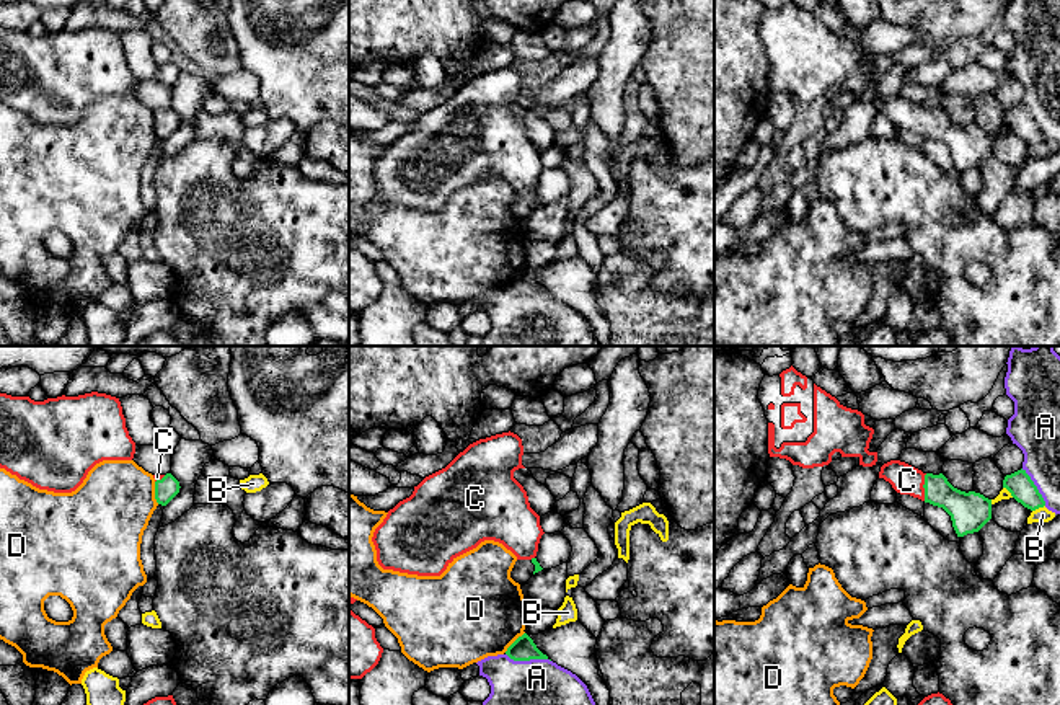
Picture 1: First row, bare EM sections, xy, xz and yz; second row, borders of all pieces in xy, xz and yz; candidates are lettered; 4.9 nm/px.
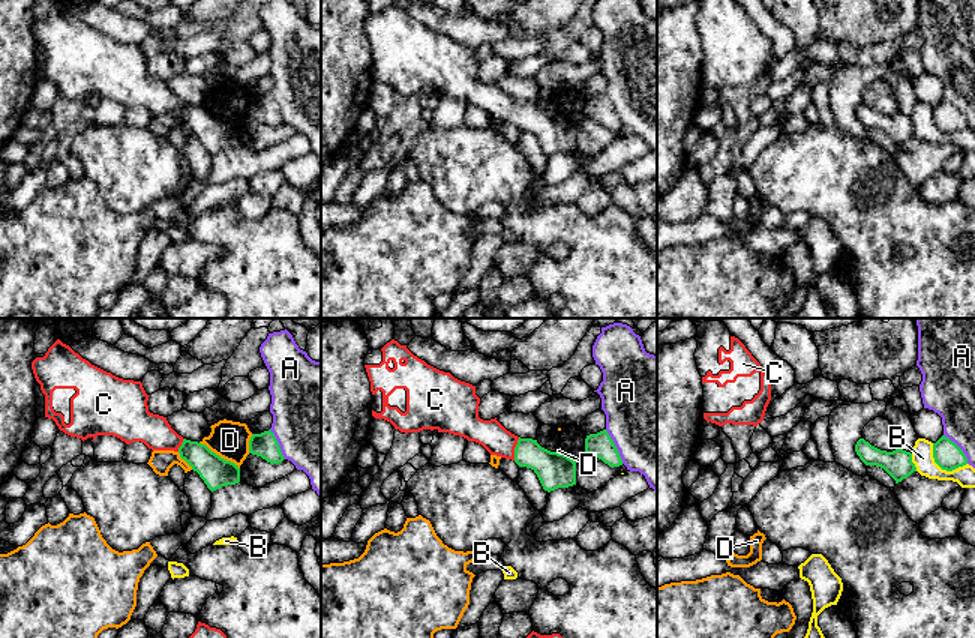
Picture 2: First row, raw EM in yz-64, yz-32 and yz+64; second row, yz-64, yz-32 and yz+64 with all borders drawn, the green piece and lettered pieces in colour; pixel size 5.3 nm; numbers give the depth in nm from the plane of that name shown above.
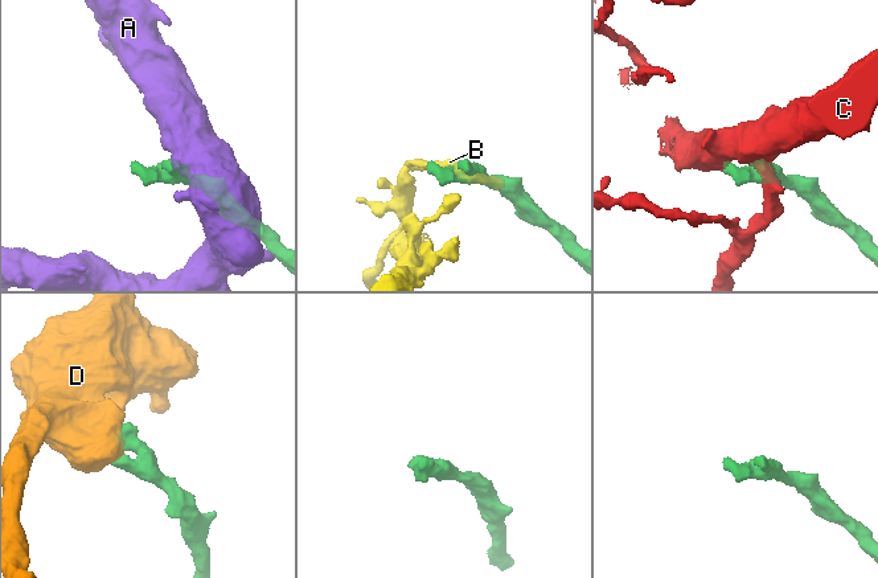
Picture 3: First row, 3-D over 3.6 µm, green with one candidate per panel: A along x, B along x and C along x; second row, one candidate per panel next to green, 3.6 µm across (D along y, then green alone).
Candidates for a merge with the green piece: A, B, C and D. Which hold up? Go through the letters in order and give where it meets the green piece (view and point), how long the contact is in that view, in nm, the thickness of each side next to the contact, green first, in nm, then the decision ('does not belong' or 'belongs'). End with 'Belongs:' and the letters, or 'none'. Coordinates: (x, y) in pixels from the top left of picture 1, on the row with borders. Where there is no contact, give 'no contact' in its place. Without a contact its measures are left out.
A: contact xz (529, 660); length 220 nm; calibres 120 and 220 nm; does not belong
B: contact yz (1037, 508); length 70 nm; calibres 120 and 80 nm; does not belong
C: contact yz (923, 487); length 140 nm; calibres 180 and 140 nm; belongs
D: contact xy (155, 493); length 110 nm; calibres 110 and 380 nm; does not belong
Belongs: C

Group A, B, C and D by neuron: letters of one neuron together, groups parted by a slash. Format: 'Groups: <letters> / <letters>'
Groups: A / B / C / D

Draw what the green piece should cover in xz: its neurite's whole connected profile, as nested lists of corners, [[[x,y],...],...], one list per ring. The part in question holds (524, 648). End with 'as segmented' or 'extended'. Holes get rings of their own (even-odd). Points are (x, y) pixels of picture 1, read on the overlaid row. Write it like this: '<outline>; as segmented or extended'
[[[527,633],[519,636],[507,648],[506,654],[514,661],[548,659],[548,656],[537,648],[533,640]]]; as segmented

